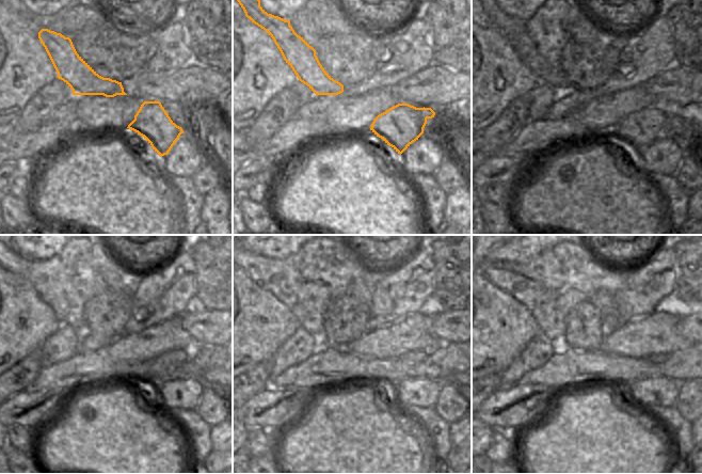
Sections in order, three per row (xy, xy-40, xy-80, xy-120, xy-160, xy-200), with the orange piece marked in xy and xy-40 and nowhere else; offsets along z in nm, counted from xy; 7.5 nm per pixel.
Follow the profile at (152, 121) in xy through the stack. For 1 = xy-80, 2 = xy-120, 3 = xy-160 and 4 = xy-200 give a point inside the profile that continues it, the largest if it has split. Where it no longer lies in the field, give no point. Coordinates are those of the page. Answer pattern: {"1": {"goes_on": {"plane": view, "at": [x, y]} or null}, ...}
{"1": {"goes_on": {"plane": "xy-80", "at": [640, 128]}}, "2": {"goes_on": {"plane": "xy-120", "at": [177, 364]}}, "3": {"goes_on": {"plane": "xy-160", "at": [412, 357]}}, "4": {"goes_on": {"plane": "xy-200", "at": [675, 353]}}}

